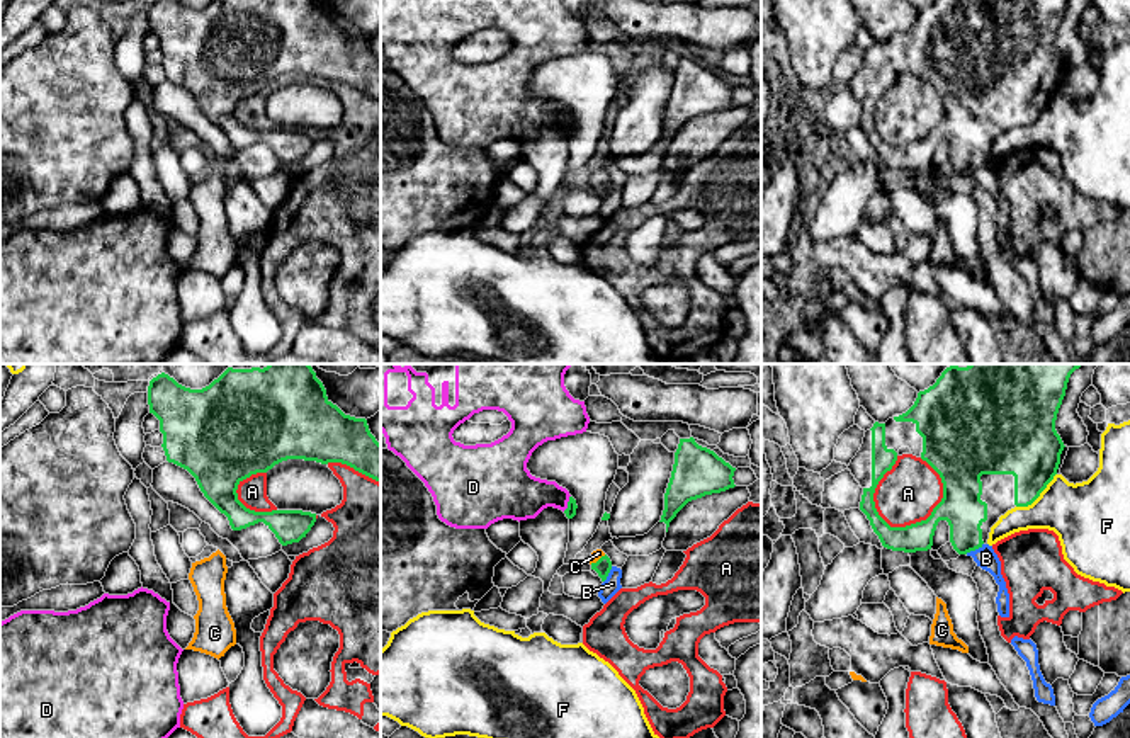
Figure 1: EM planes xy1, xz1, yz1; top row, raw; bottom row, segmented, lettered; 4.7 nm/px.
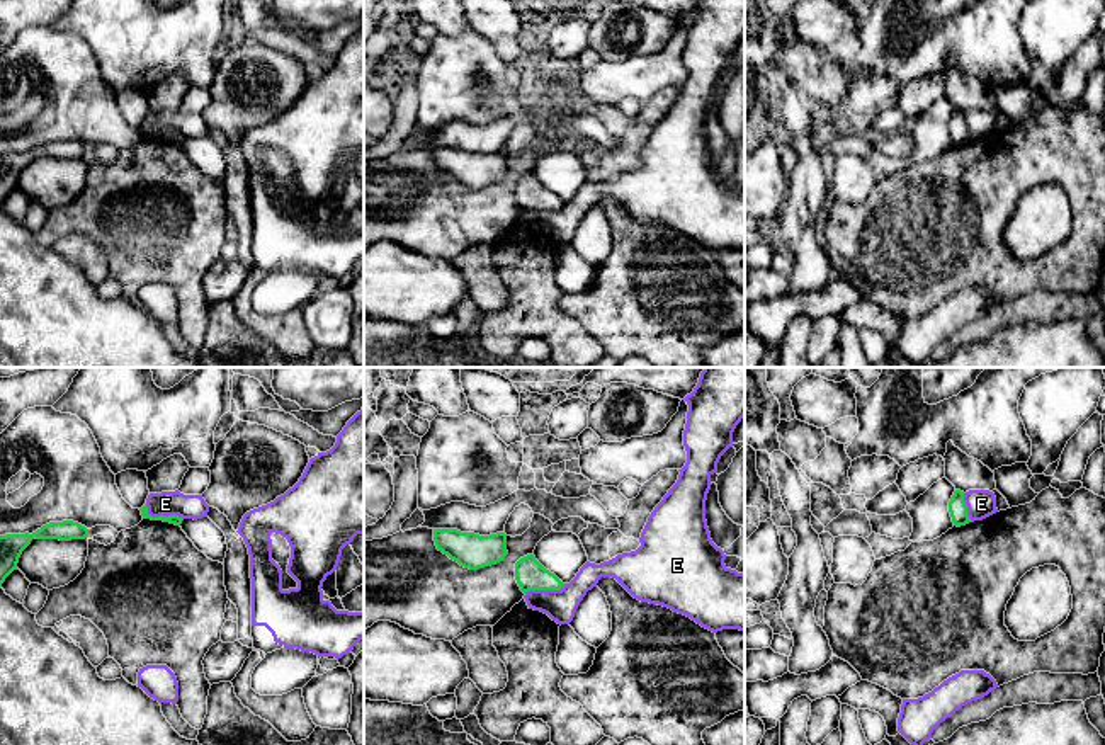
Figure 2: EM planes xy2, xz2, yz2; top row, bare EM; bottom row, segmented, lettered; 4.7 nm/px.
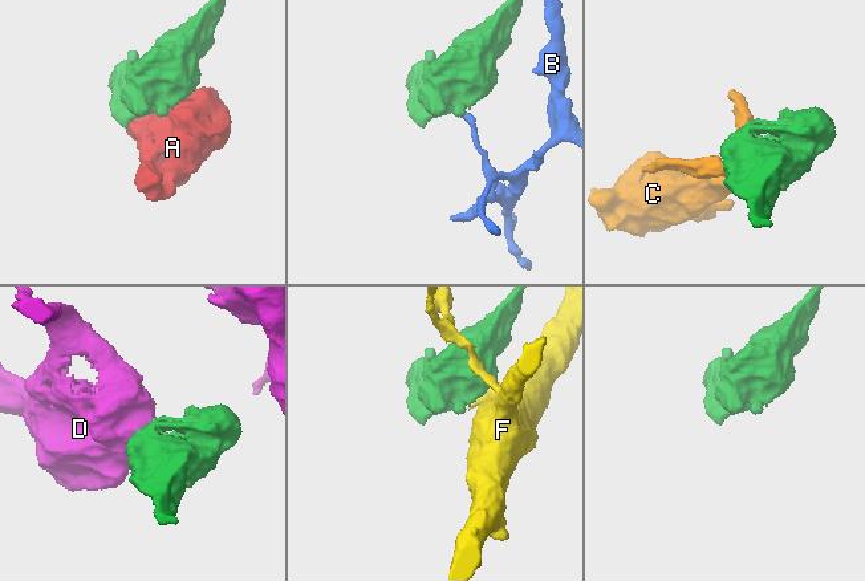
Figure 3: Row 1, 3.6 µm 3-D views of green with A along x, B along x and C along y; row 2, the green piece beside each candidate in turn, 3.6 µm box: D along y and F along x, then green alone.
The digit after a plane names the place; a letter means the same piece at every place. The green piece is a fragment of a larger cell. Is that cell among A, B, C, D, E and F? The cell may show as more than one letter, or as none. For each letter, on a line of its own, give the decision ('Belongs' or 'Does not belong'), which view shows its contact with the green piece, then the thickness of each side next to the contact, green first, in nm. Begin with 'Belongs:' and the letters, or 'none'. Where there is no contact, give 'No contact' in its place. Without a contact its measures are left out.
Belongs: C
A: Does not belong. Touches green in yz1. Thickness 120 nm (green) against 280 nm
B: Does not belong. Touches green in yz1. Thickness 200 nm (green) against 100 nm
C: Belongs. Touches green in xz1. Thickness 80 nm (green) against 50 nm
D: Does not belong. Touches green in xz1. Thickness 50 nm (green) against 240 nm
E: Does not belong. Touches green in xy2. Thickness 50 nm (green) against 110 nm
F: Does not belong. Touches green in yz1. Thickness 320 nm (green) against 320 nm

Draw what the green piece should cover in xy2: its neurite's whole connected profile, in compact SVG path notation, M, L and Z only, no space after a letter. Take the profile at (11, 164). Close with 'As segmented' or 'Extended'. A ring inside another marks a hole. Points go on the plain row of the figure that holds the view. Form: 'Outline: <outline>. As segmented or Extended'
Outline: M73 139L49 141L29 153L5 153L0 155L0 206L5 197L17 189L19 177L22 170L31 163L32 158L85 158L88 156L88 148Z. As segmented

